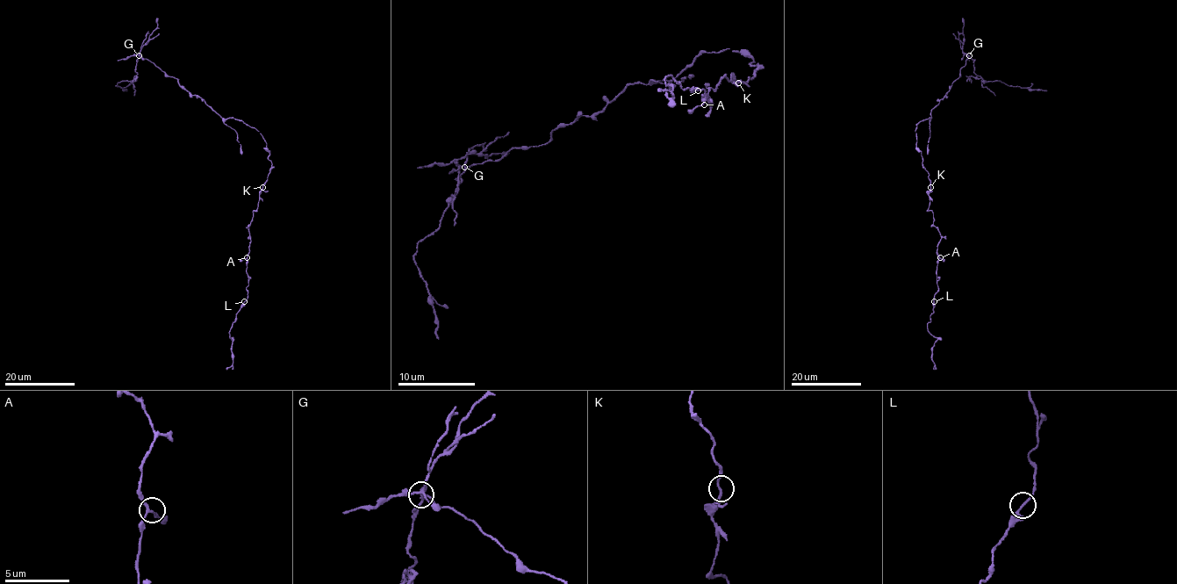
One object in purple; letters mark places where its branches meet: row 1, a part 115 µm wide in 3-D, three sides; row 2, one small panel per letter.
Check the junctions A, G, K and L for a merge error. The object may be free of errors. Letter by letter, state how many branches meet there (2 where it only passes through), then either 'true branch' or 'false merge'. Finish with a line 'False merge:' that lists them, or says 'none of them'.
A: branches 3; true branch
G: branches 3; false merge
K: branches 3; true branch
L: branches 3; true branch
False merge: G

